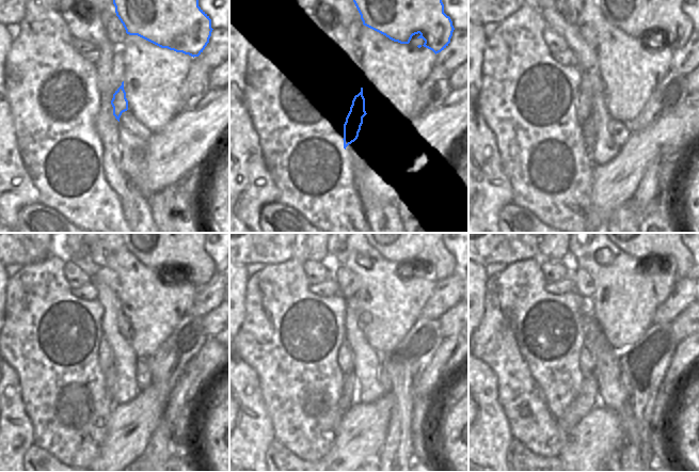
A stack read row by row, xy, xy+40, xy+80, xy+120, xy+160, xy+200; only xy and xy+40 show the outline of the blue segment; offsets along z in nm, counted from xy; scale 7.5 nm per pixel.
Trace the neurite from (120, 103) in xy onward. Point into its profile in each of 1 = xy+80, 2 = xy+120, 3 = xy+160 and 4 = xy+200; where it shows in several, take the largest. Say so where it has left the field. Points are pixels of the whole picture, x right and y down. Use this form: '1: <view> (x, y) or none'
1: xy+80 (589, 127)
2: xy+120 (111, 373)
3: xy+160 (349, 396)
4: xy+200 (588, 397)

